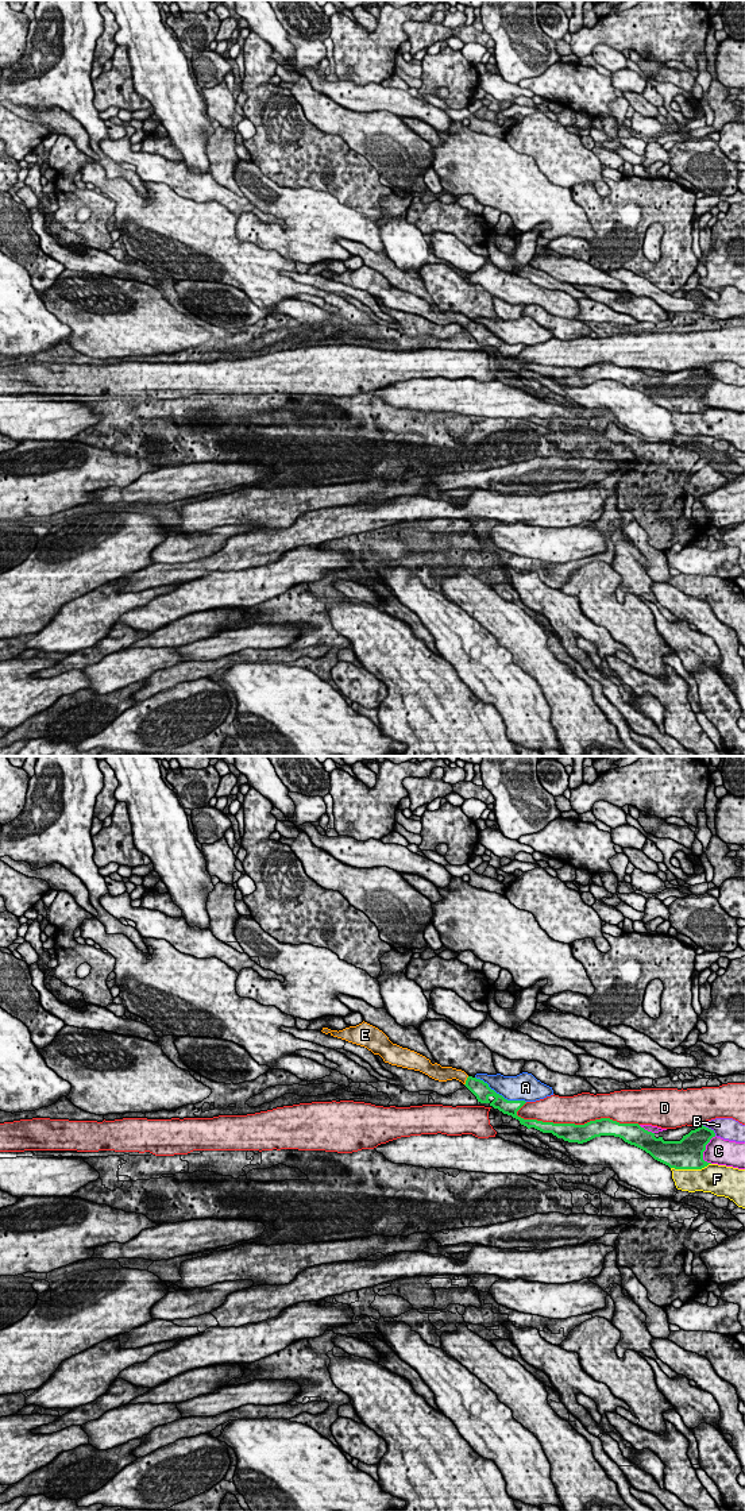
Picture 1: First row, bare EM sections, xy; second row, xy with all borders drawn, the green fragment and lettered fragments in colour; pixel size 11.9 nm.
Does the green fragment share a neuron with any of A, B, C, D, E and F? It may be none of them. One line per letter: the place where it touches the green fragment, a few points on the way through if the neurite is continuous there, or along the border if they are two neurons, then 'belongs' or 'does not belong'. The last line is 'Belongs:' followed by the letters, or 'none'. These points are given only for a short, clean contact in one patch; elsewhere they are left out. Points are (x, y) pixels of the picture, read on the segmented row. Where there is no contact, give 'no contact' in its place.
A: xy (501, 1095) | does not belong
B: xy (707, 1128) | does not belong
C: xy (705, 1149) | does not belong
D: xy (576, 1125) | does not belong
E: xy (466, 1080) | across xy (479, 1089), (466, 1080), (458, 1074), (447, 1072) | belongs
F: xy (690, 1168) | does not belong
Belongs: E

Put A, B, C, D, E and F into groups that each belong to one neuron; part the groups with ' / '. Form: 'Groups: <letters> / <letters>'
Groups: A / B / C / D / E / F

